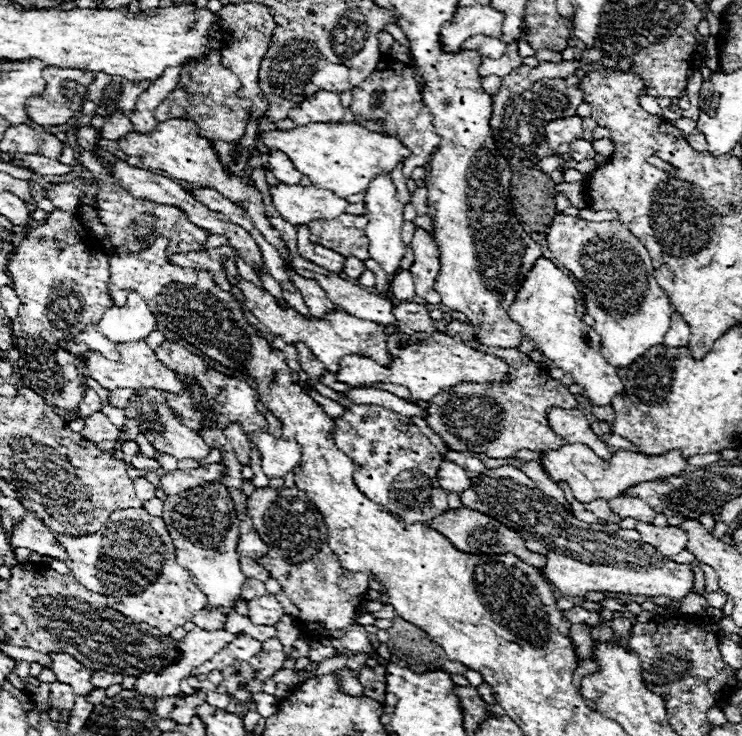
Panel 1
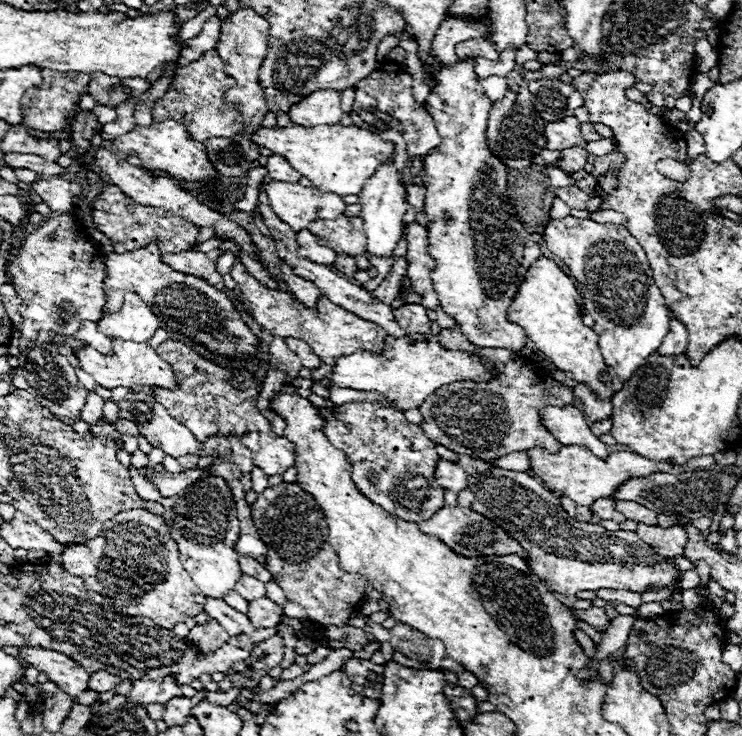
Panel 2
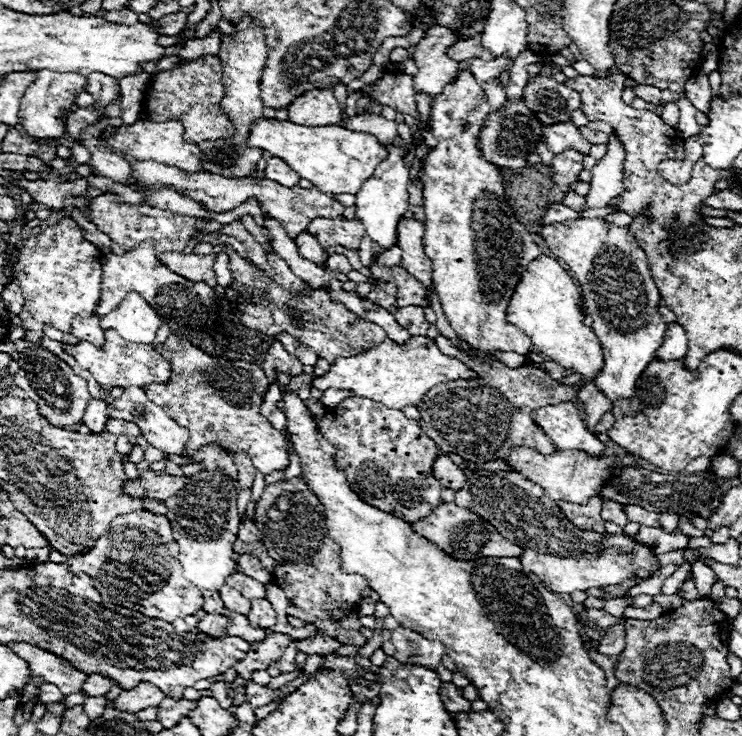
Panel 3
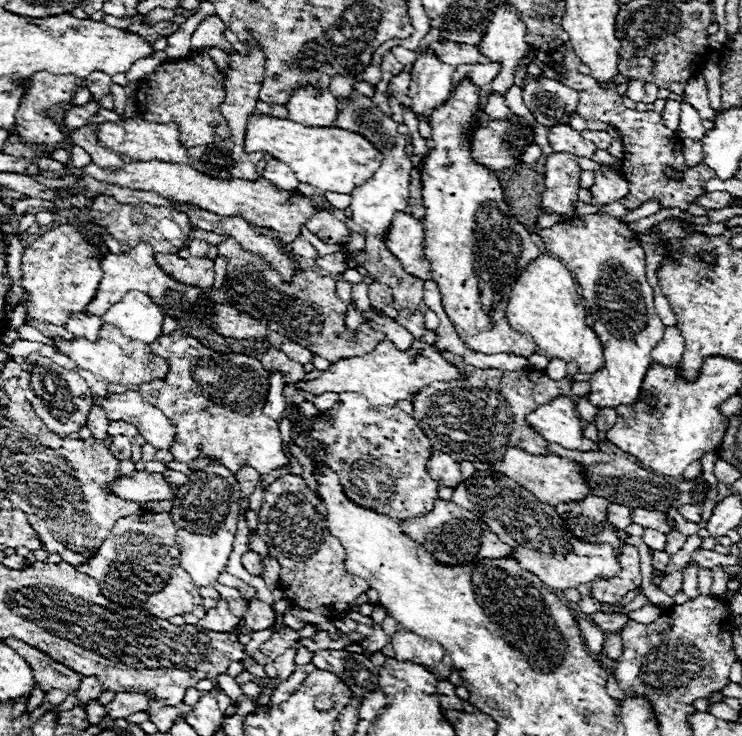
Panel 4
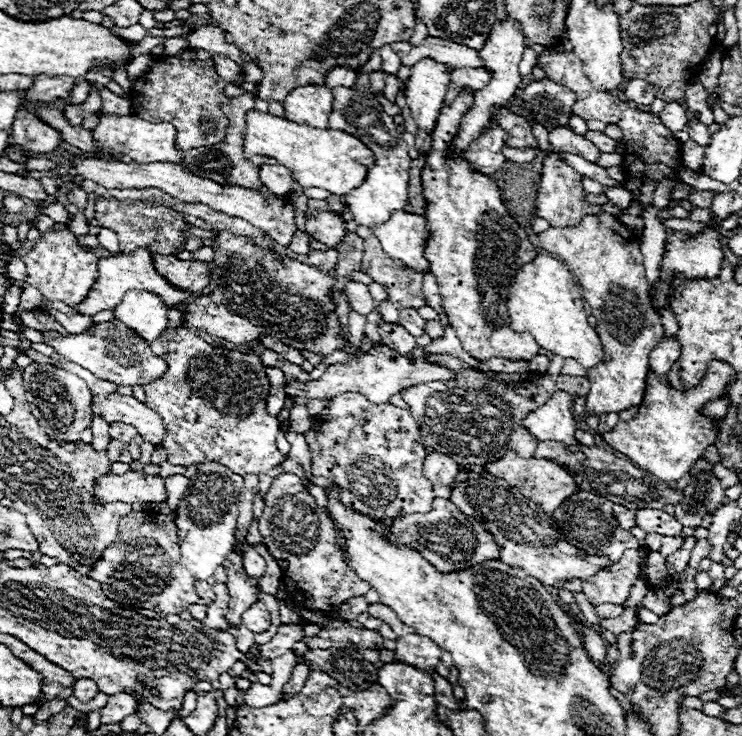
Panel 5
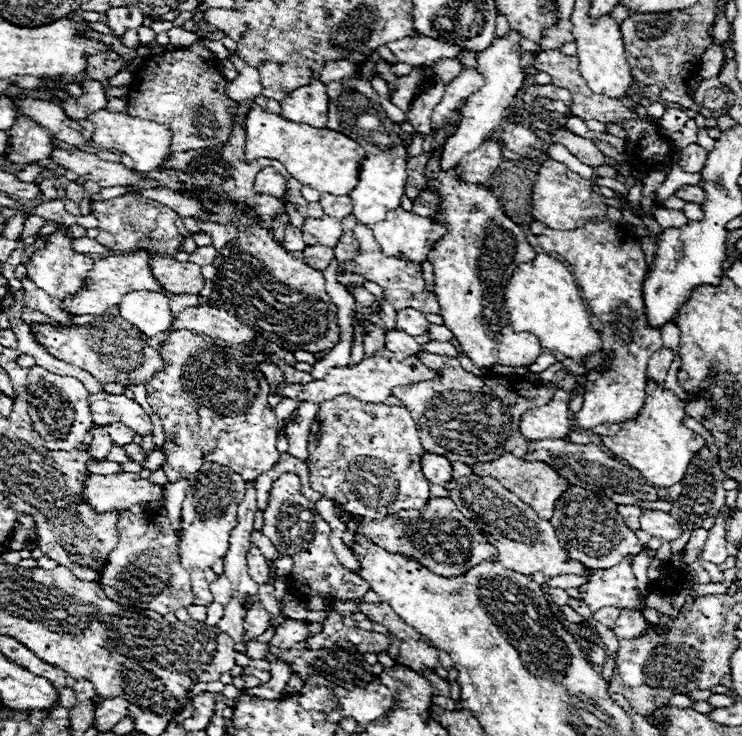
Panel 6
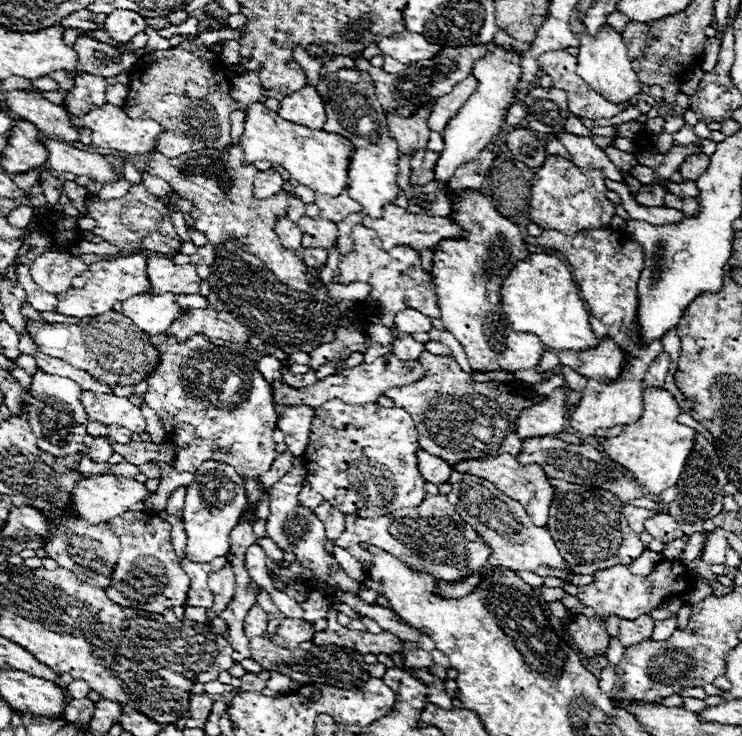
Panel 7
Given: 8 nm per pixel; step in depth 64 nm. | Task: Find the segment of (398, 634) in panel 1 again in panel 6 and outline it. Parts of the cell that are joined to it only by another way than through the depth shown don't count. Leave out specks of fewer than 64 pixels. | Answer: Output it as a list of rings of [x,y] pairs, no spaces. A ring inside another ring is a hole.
[[[406,638],[400,644],[400,654],[398,654],[396,662],[420,672],[426,668],[436,668],[438,656],[436,656],[436,648],[426,646],[424,642],[416,642],[416,640]]]

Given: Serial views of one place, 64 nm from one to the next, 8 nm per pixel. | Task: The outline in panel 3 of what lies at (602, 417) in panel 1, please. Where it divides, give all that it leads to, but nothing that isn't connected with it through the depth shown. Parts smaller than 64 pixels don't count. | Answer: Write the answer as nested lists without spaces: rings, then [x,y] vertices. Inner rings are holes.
[[[590,382],[582,386],[582,390],[578,394],[578,400],[584,404],[584,414],[586,414],[584,422],[586,422],[588,430],[594,434],[594,428],[596,428],[598,420],[602,418],[604,412],[612,410],[612,404],[606,398],[602,398]]]

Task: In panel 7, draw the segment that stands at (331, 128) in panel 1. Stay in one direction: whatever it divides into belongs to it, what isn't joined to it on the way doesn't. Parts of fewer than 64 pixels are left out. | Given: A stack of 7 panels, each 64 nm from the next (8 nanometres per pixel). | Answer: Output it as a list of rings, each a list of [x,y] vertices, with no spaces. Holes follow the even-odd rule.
[[[254,102],[246,110],[244,132],[240,136],[240,146],[244,152],[244,162],[252,164],[256,160],[266,160],[280,164],[294,180],[318,194],[338,196],[348,184],[348,158],[354,150],[354,144],[338,134],[324,130],[304,128],[282,120],[276,112],[268,110],[264,104]]]

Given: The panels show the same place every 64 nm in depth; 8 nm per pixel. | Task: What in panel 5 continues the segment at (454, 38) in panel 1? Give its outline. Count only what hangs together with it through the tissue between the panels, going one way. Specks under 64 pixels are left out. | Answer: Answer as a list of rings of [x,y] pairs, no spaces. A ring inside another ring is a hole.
[[[420,60],[411,68],[406,101],[420,130],[432,130],[450,84],[450,74],[436,60]]]

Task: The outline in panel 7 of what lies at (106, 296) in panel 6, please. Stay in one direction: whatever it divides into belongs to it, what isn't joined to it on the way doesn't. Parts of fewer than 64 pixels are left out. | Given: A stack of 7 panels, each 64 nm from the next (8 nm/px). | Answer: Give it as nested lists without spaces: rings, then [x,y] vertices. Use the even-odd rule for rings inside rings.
[[[132,254],[132,256],[118,256],[110,260],[100,260],[96,264],[90,264],[86,272],[76,276],[72,280],[72,288],[62,292],[58,298],[56,312],[62,316],[72,318],[86,318],[86,316],[98,316],[102,312],[112,310],[112,306],[120,300],[126,300],[132,294],[140,294],[150,288],[148,274],[146,274],[146,256]]]

